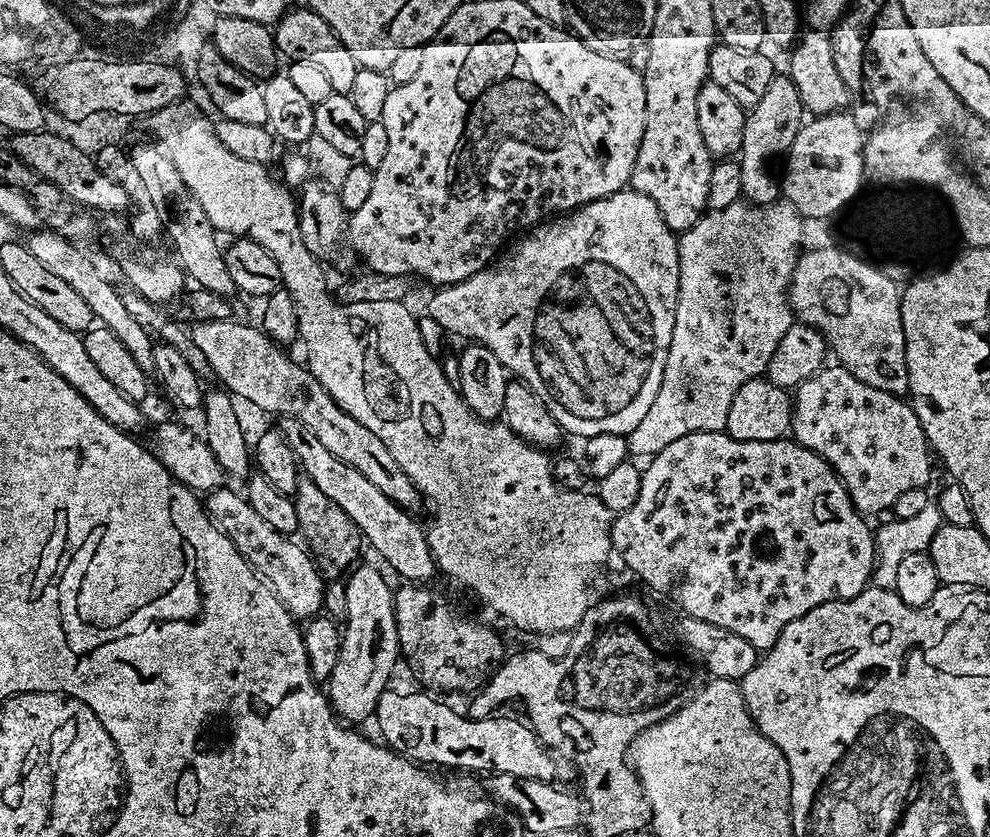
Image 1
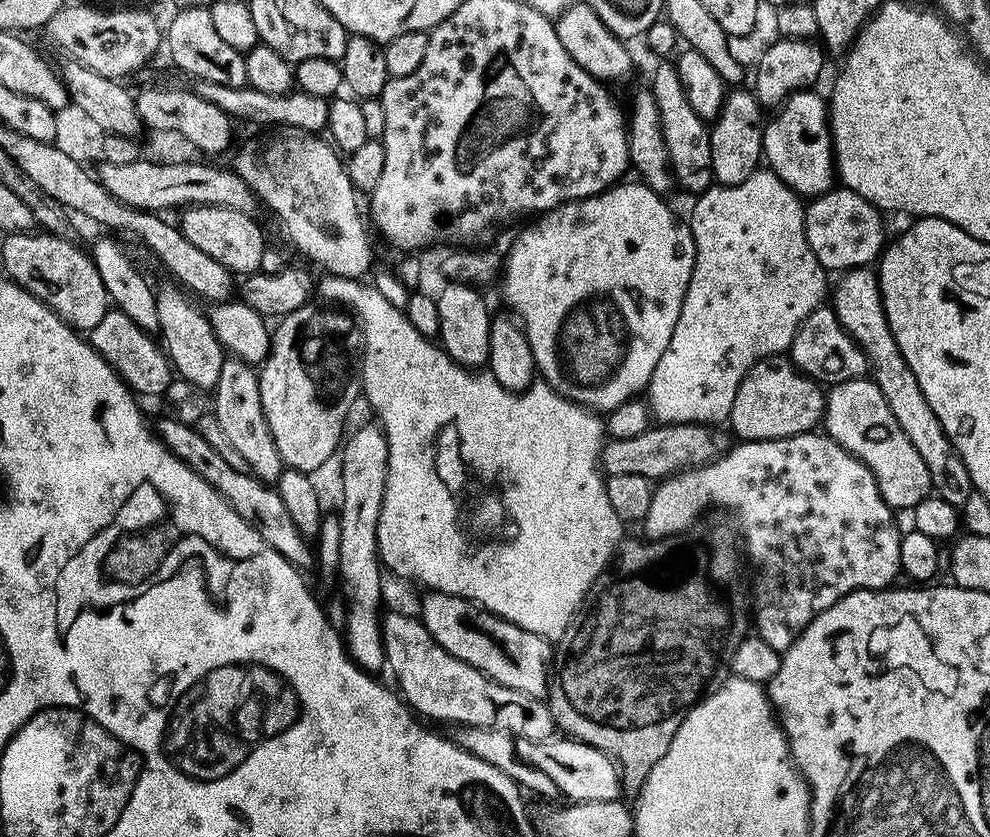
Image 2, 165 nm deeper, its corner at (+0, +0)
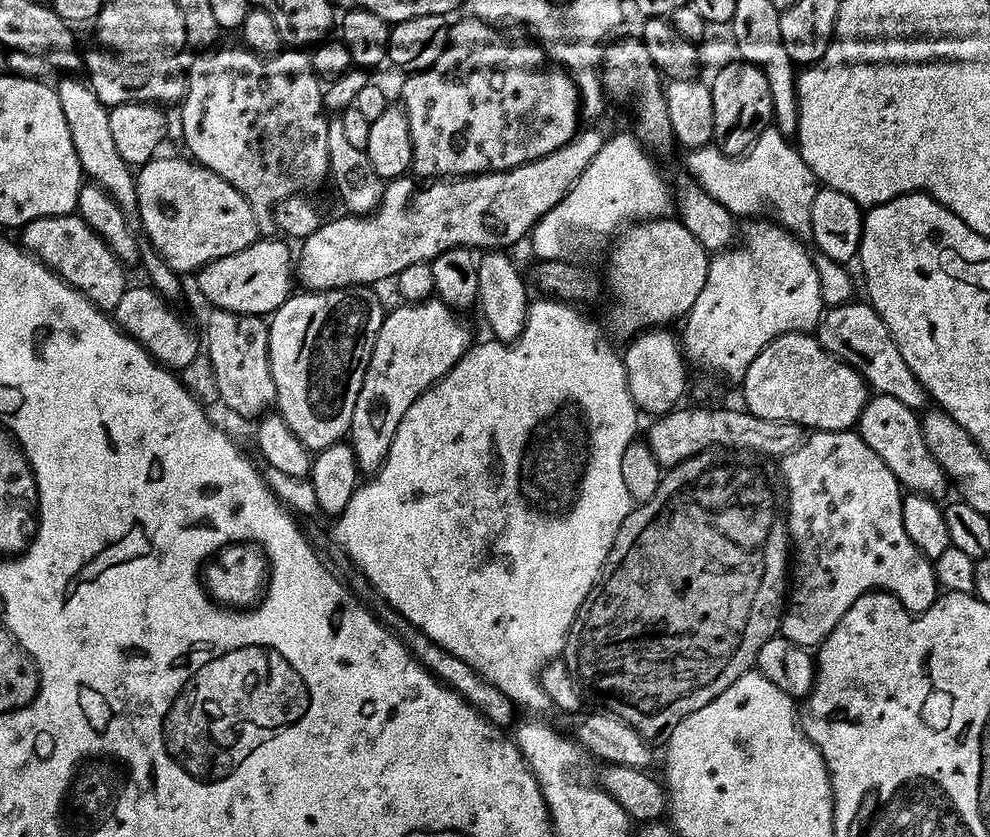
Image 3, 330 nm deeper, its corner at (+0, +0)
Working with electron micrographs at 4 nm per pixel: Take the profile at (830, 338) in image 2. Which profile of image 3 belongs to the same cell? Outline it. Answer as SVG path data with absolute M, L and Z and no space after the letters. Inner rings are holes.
M849 302L829 307L821 315L820 323L814 329L814 335L834 358L846 362L858 374L864 377L873 393L890 398L898 398L902 406L910 406L914 410L924 410L929 407L928 391L918 382L918 378L906 366L906 358L902 358L902 350L894 342L886 322L874 311L867 302Z

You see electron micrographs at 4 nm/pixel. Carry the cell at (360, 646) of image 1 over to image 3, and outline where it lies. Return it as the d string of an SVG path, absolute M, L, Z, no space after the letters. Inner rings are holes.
M433 298L430 300L420 300L417 304L410 304L407 302L399 305L401 308L396 308L385 315L382 326L378 330L378 338L374 342L374 350L370 354L370 362L366 366L366 374L362 378L362 390L358 390L358 402L354 402L354 414L352 415L352 421L348 427L348 436L350 437L350 443L352 445L353 458L356 461L356 467L361 473L368 472L367 474L375 474L380 471L380 467L384 465L384 459L388 456L390 446L394 442L394 434L398 430L398 422L402 422L402 418L406 414L406 410L410 410L410 406L414 406L414 402L422 395L422 393L436 384L447 372L455 369L456 363L461 360L468 352L469 348L474 343L474 337L470 329L464 325L463 315L458 314L457 309L449 308L448 305L441 302L439 298Z

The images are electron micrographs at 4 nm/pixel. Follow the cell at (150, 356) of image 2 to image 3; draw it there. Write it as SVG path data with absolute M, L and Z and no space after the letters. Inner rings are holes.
M129 286L118 302L114 319L116 327L137 340L160 365L180 374L202 353L202 340L196 337L195 330L168 304L171 303L151 286Z

